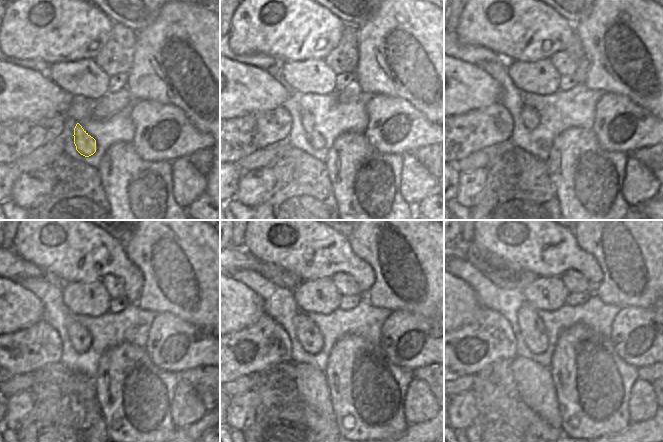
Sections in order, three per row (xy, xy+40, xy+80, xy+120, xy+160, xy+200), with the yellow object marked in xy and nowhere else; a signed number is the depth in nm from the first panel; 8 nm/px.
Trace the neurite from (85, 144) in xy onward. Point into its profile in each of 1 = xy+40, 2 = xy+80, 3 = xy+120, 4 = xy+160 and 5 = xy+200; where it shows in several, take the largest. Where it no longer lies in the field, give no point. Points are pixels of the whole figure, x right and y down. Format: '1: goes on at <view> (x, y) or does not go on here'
1: goes on at xy+40 (315, 139)
2: goes on at xy+80 (530, 117)
3: goes on at xy+120 (81, 339)
4: goes on at xy+160 (308, 334)
5: goes on at xy+200 (532, 329)

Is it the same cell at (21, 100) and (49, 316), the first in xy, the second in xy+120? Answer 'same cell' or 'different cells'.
different cells

